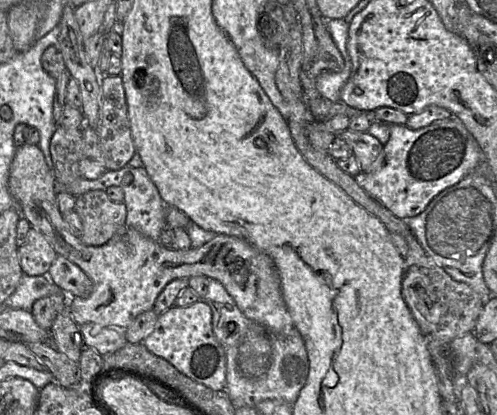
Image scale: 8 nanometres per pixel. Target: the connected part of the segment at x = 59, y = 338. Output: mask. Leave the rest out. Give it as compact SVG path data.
M65 307L55 318L50 330L49 343L71 361L79 363L81 350L85 343L79 325L74 321L69 307Z

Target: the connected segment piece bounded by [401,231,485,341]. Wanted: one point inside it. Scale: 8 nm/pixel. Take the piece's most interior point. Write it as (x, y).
(440, 305)

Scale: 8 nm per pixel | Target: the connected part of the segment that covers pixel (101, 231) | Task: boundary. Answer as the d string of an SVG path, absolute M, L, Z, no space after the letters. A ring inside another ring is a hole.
M91 190L75 199L74 211L81 219L83 230L79 235L88 246L102 246L126 225L124 202L115 203L103 190Z

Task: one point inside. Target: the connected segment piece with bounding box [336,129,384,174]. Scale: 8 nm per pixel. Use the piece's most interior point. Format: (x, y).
(368, 150)

